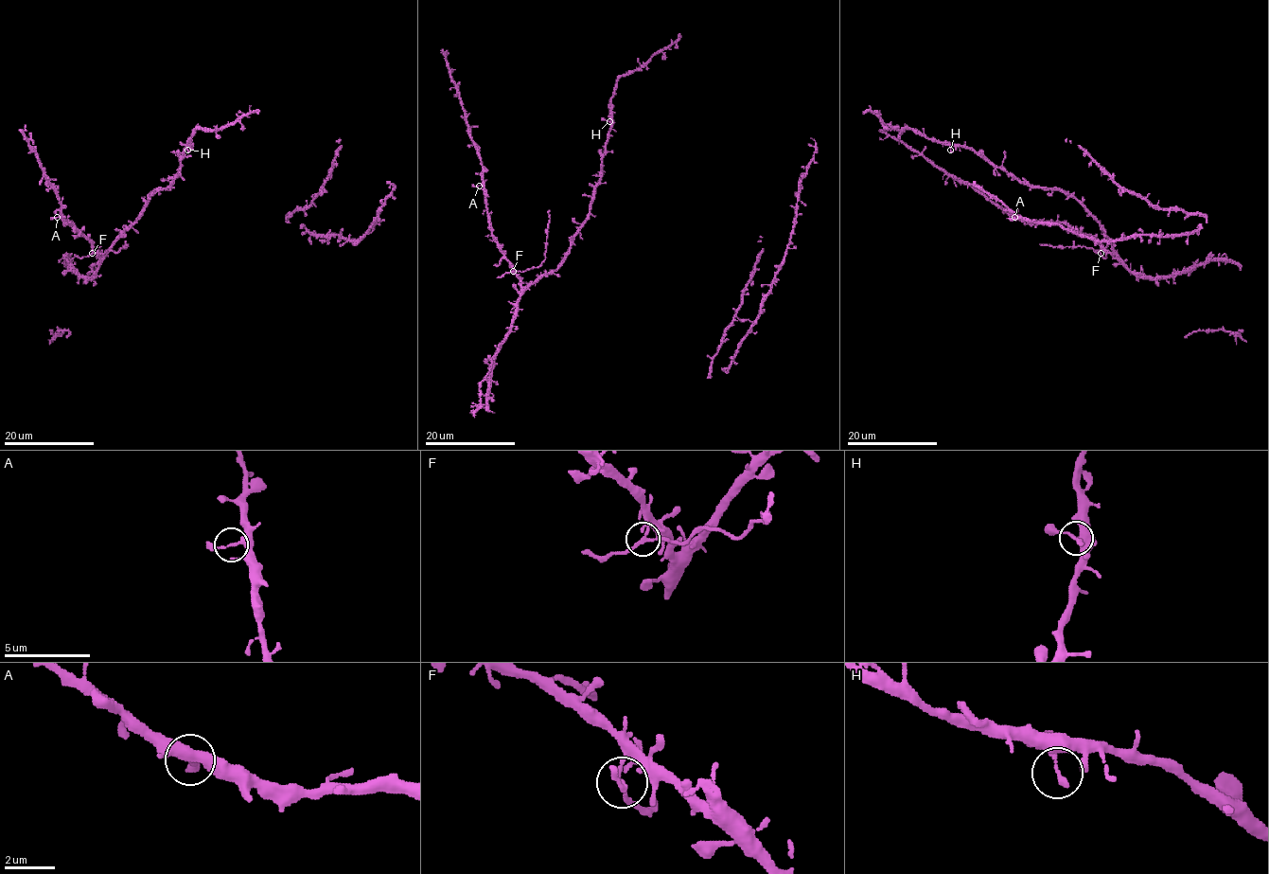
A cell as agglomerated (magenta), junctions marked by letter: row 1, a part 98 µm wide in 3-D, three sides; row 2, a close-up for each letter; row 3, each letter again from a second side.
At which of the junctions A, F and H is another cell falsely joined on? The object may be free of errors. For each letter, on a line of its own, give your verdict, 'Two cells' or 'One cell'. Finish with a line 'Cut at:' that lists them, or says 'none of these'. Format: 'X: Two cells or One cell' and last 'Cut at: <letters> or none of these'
A: One cell
F: Two cells
H: One cell
Cut at: F

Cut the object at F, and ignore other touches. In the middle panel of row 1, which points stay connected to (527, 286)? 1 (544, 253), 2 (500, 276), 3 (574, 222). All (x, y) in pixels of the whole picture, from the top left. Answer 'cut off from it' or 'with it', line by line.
1: cut off from it
2: cut off from it
3: with it

